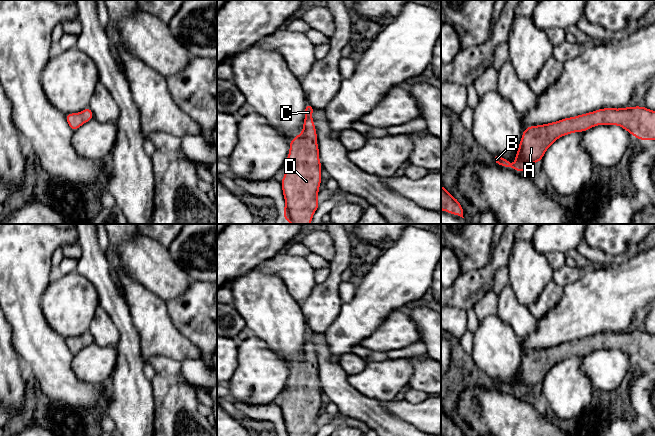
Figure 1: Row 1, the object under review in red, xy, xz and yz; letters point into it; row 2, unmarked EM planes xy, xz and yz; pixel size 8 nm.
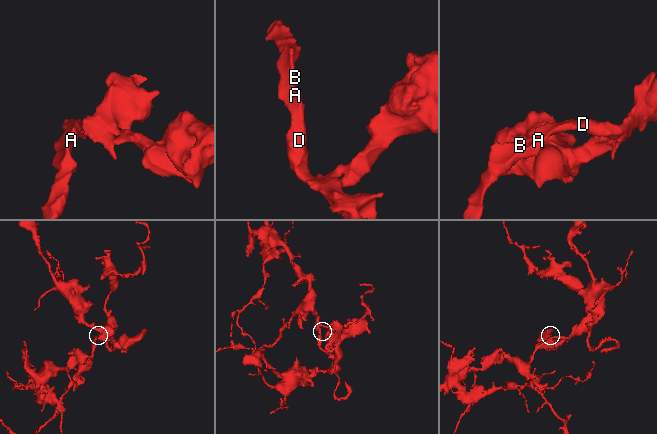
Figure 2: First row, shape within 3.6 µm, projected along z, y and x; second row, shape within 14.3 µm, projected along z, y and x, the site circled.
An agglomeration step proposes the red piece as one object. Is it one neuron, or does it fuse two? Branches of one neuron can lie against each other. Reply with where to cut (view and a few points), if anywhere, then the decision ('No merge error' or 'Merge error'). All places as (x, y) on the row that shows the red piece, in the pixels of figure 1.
No split. No merge error

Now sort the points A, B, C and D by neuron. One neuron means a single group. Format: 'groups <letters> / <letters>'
groups A B C D

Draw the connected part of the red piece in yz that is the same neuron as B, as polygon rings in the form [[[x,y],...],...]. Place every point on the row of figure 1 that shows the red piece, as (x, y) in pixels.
[[[634,106],[632,108],[623,107],[621,109],[605,108],[579,116],[565,118],[560,121],[543,124],[538,126],[530,126],[523,131],[518,152],[515,156],[515,163],[512,165],[505,158],[493,155],[494,162],[515,169],[519,172],[531,169],[534,162],[541,162],[545,151],[559,138],[574,132],[583,132],[596,125],[618,125],[627,130],[630,134],[639,140],[655,140],[655,111],[651,111],[646,107]]]

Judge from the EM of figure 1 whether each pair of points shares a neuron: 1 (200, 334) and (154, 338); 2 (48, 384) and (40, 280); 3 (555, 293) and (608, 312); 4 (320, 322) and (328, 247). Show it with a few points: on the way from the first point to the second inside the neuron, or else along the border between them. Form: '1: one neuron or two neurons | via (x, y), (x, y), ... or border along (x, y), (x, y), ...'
1: two neurons | border along (169, 317), (173, 325), (200, 352)
2: one neuron | via (48, 358), (32, 337), (32, 306)
3: two neurons | border along (563, 288), (561, 298), (546, 313)
4: two neurons | border along (332, 238), (335, 244), (335, 256), (330, 262)

